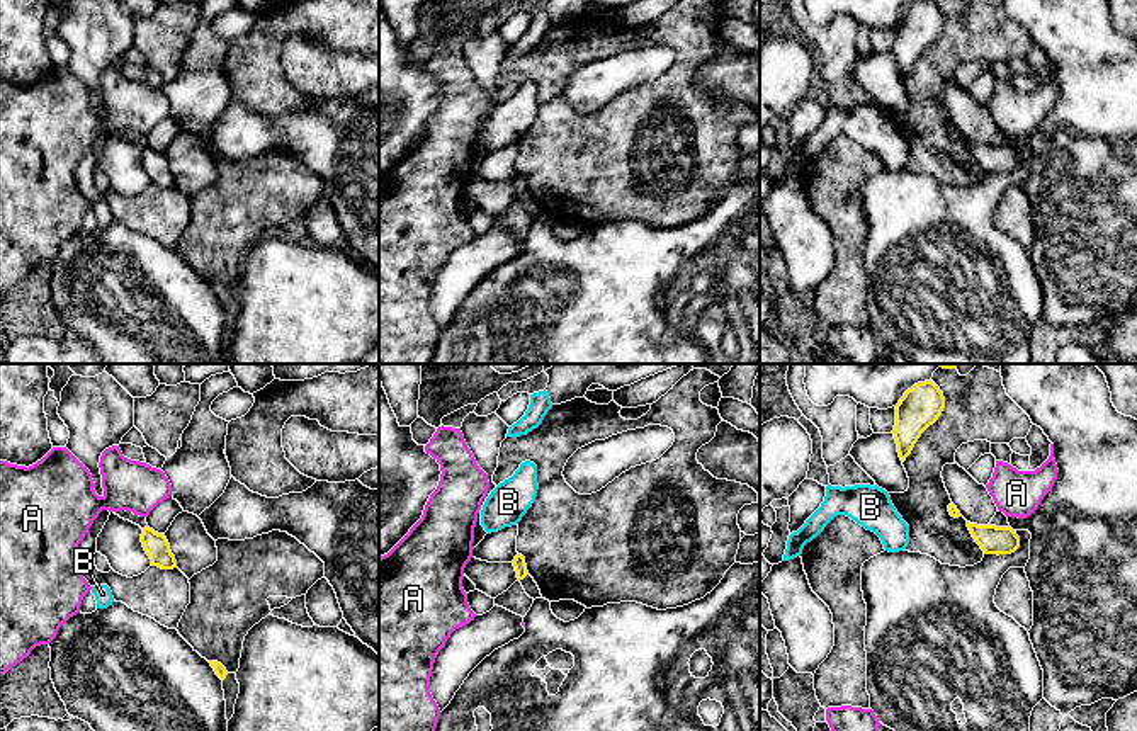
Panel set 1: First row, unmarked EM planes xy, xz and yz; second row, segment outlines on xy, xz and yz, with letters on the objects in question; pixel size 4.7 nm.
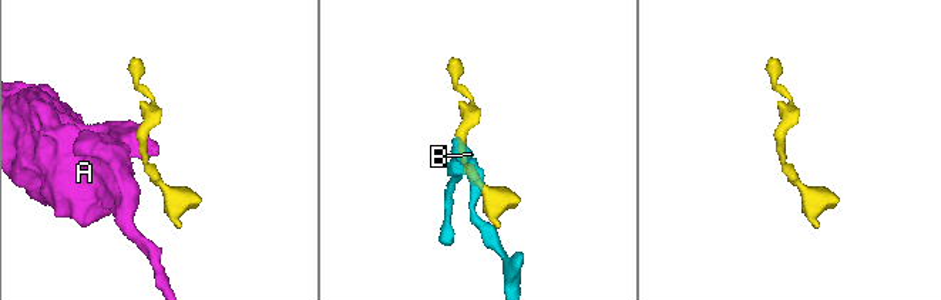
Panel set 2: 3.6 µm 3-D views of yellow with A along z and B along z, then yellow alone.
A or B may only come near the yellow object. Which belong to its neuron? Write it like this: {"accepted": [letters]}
{"accepted": []}

